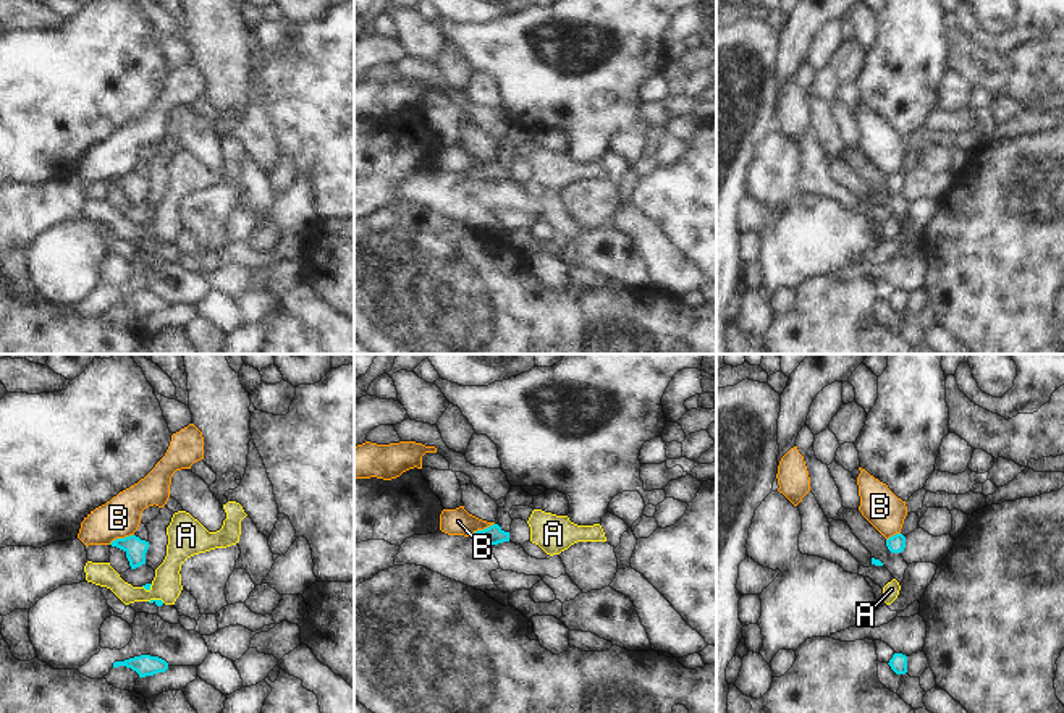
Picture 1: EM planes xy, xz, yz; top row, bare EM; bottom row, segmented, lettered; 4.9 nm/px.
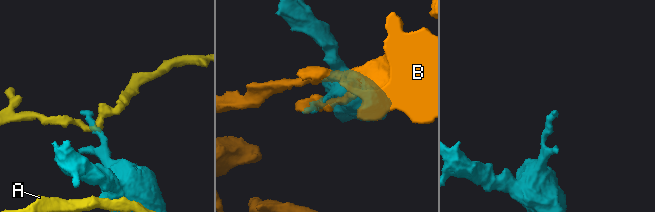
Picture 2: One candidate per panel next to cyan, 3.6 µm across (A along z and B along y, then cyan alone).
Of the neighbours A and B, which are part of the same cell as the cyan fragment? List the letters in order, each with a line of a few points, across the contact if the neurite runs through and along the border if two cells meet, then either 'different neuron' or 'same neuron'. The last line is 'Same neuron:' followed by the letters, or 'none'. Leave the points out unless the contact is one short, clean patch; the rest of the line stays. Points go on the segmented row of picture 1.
A: line xy (149, 600), (164, 602); different neuron
B: line xz (494, 523), (468, 535); different neuron
Same neuron: none

